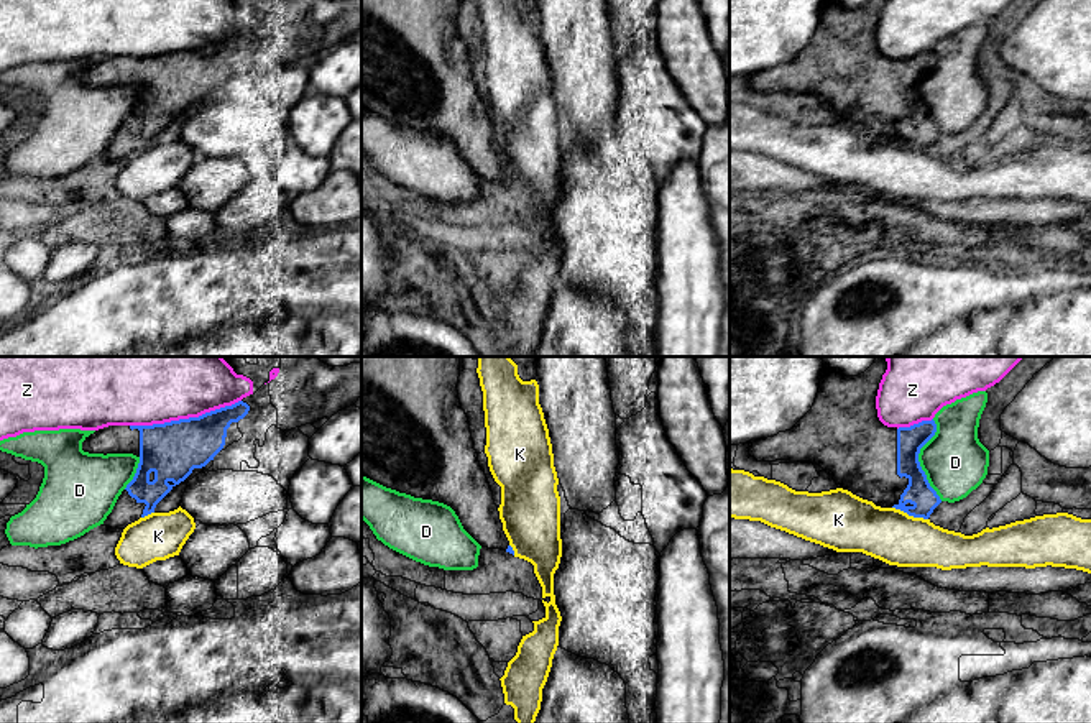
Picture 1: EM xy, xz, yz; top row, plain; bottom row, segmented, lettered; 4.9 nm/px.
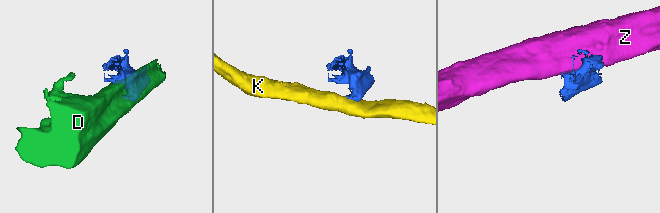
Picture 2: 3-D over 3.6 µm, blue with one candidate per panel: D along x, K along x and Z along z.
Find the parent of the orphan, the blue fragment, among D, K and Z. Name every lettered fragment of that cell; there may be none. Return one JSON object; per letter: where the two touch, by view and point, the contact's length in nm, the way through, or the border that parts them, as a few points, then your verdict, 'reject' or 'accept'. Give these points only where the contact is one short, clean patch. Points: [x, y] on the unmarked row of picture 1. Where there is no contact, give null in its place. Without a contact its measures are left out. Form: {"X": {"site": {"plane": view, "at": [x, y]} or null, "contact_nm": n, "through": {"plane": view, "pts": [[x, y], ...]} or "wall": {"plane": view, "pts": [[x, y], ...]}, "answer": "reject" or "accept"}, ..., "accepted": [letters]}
{"D": {"site": {"plane": "yz", "at": [917, 92]}, "contact_nm": 400, "answer": "reject"}, "K": {"site": {"plane": "yz", "at": [911, 147]}, "contact_nm": 190, "wall": {"plane": "yz", "pts": [[893, 138], [927, 151]]}, "answer": "reject"}, "Z": {"site": {"plane": "xy", "at": [184, 51]}, "contact_nm": 550, "answer": "reject"}, "accepted": []}

